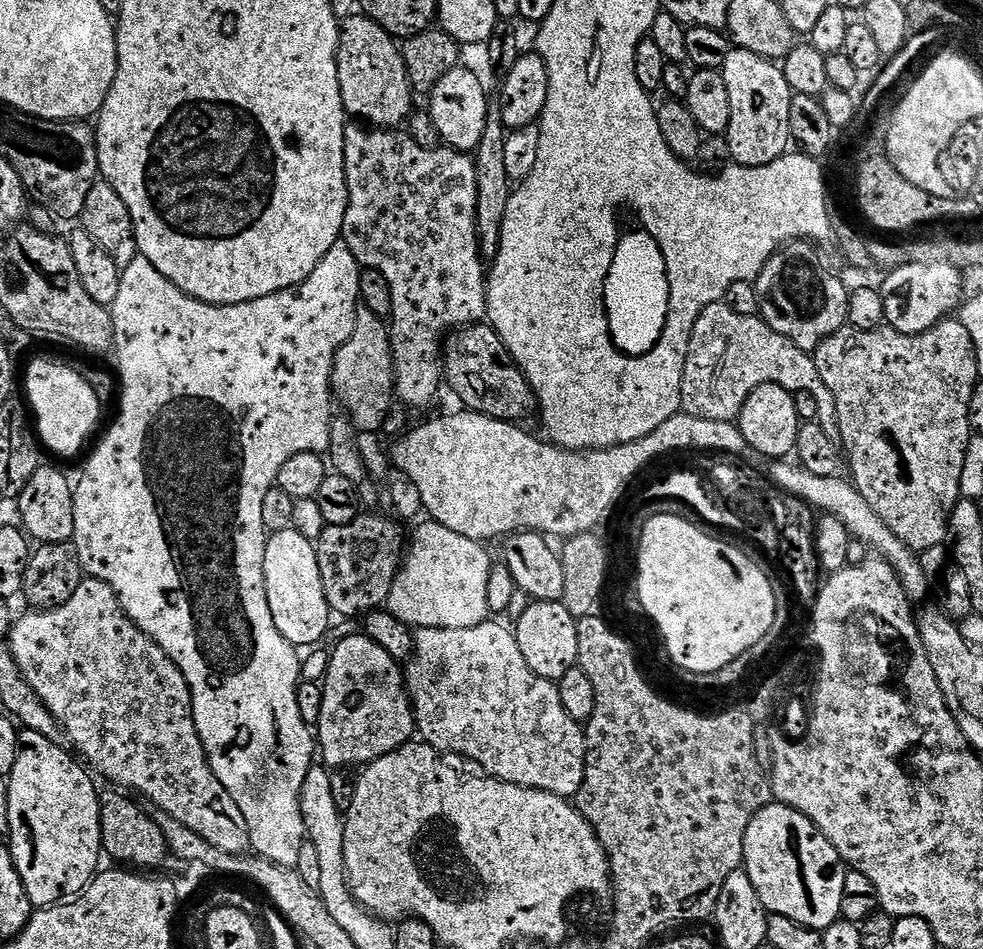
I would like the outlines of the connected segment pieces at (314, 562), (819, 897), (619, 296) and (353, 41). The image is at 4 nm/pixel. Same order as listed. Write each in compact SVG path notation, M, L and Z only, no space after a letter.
M289 526L269 535L264 559L264 589L278 634L300 650L319 645L316 643L328 632L330 609L324 597L316 544L302 538L296 528Z
M779 802L771 803L765 803L761 807L746 830L743 871L747 872L750 882L754 882L754 890L765 912L786 918L803 928L811 928L814 932L823 933L824 929L841 919L842 894L848 877L846 865L832 843L812 825L810 818Z
M648 238L637 250L637 260L628 260L625 264L608 264L606 275L599 285L608 296L608 344L616 344L616 352L653 352L658 350L658 342L662 342L665 317L670 302L670 282L664 261L664 252L656 241Z
M355 14L348 21L343 21L340 29L340 47L338 49L338 63L340 66L340 93L344 99L344 111L349 117L361 116L364 120L369 120L370 123L376 124L372 126L379 126L384 130L392 130L395 124L400 124L408 116L408 111L412 108L412 84L413 81L410 79L410 69L408 66L407 59L402 51L401 45L387 32L382 26L378 26L370 19L370 17L363 14Z

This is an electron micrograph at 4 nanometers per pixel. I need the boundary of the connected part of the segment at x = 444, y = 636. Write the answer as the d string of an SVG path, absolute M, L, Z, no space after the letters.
M511 627L496 628L492 632L492 640L487 640L480 630L466 629L419 629L414 636L414 655L411 657L412 665L406 668L406 687L410 693L410 699L414 705L418 732L427 743L437 750L453 748L464 756L473 756L476 760L485 760L490 767L496 768L495 775L499 779L507 780L510 784L521 784L523 788L541 788L544 792L553 792L555 796L572 798L575 792L579 793L584 787L583 759L579 760L568 748L563 748L558 741L552 740L552 736L540 725L540 700L536 697L536 684L538 678L528 668L526 658L522 658L522 650L518 650L515 631Z

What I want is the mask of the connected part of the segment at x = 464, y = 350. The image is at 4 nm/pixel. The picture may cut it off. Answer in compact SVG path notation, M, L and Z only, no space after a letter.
M480 322L467 329L468 337L460 340L442 356L442 372L446 384L456 391L463 407L469 412L477 412L495 420L524 422L528 415L538 408L535 392L528 379L520 373L515 364L506 359L499 336L487 323Z

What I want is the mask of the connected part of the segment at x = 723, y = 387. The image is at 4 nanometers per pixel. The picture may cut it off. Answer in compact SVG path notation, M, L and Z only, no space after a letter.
M726 302L711 304L702 310L688 343L688 357L680 387L683 411L700 417L704 422L732 422L739 417L746 398L750 398L758 386L781 384L789 391L804 391L814 399L826 402L822 408L830 408L832 412L832 398L828 390L824 390L815 359L809 353L799 351L794 373L790 372L794 366L794 354L795 345L777 336L759 315L743 316Z

